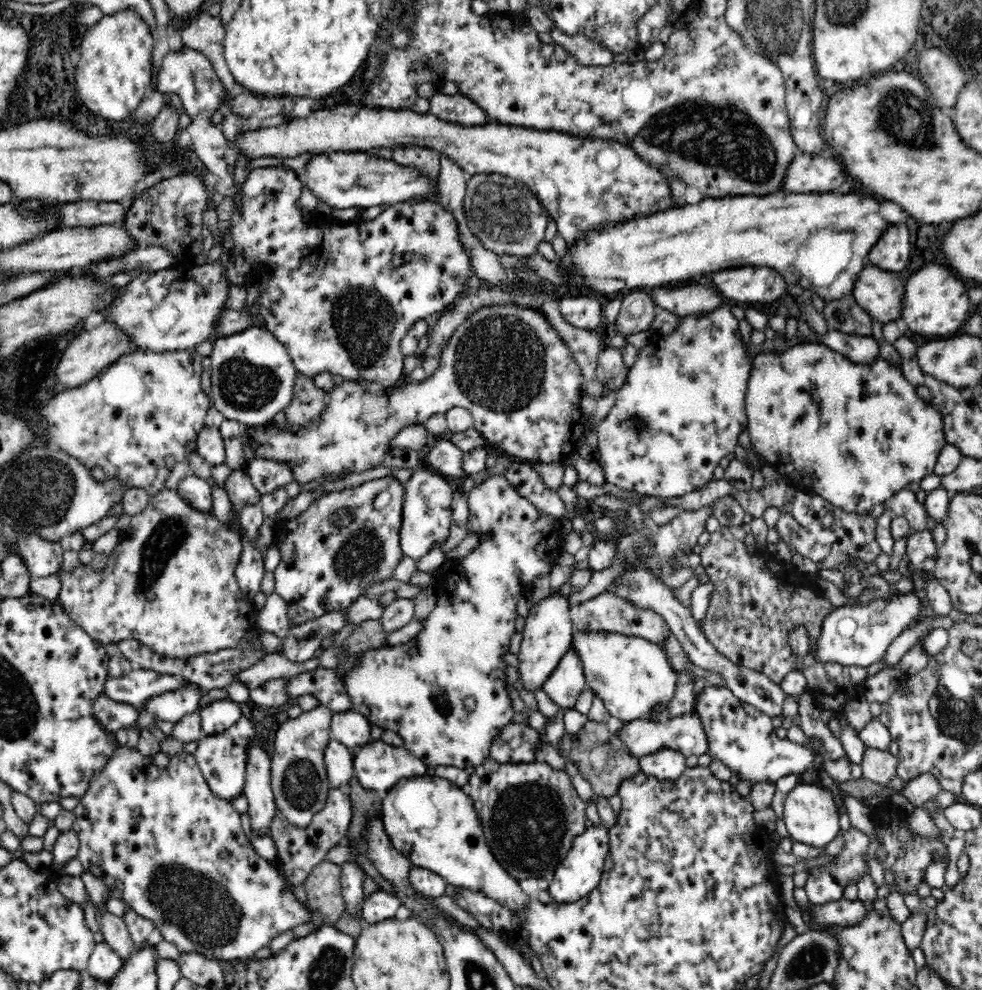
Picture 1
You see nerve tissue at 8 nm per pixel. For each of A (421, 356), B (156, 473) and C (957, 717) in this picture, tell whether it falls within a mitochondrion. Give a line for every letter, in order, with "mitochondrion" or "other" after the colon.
A: other
B: other
C: mitochondrion

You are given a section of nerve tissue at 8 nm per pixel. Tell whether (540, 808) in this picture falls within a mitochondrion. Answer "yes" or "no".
yes

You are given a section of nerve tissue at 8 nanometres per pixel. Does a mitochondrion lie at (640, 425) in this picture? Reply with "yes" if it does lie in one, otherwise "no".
yes

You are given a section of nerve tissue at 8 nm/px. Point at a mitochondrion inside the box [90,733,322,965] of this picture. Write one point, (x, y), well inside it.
(203, 910)

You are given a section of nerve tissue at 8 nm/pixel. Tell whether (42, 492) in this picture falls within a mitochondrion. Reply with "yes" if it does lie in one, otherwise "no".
yes

